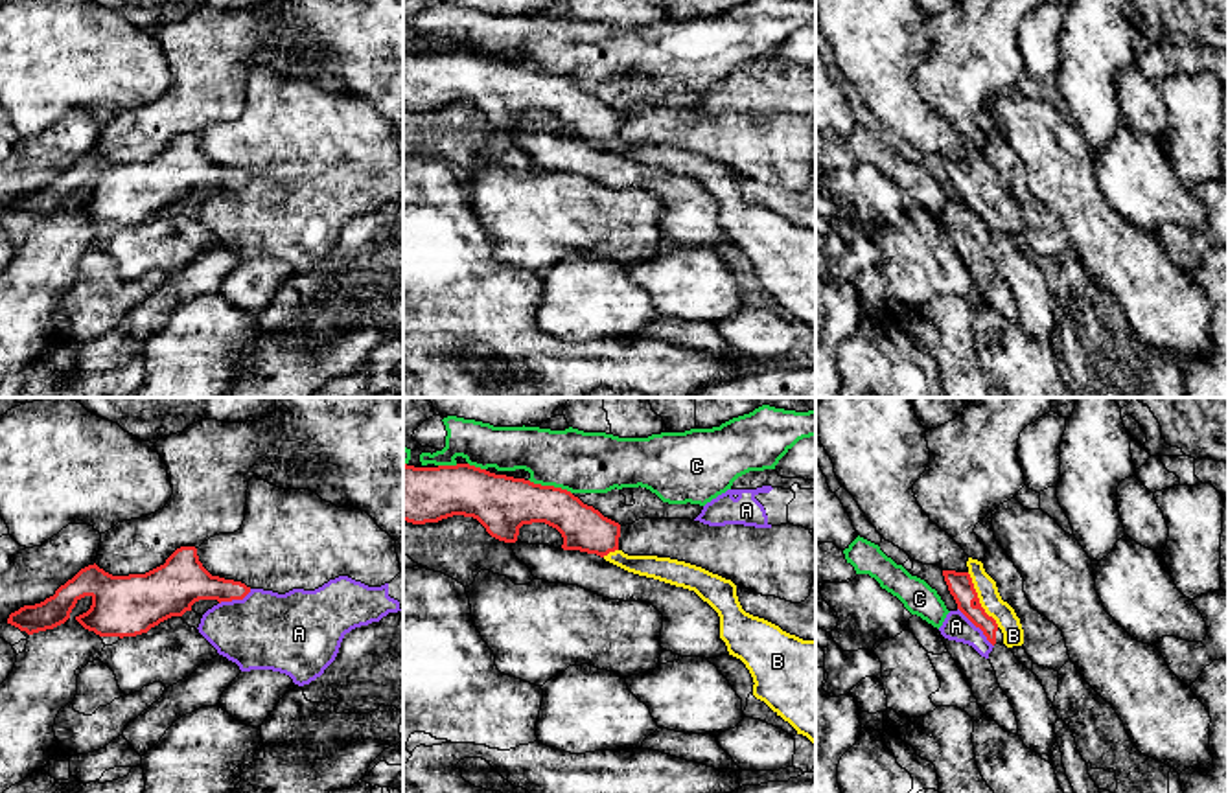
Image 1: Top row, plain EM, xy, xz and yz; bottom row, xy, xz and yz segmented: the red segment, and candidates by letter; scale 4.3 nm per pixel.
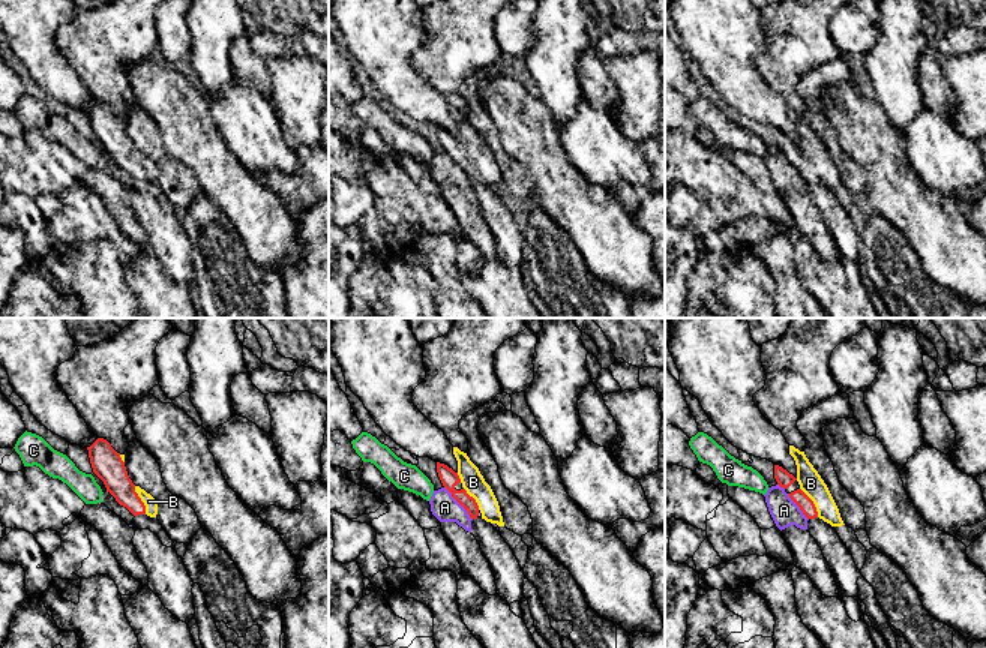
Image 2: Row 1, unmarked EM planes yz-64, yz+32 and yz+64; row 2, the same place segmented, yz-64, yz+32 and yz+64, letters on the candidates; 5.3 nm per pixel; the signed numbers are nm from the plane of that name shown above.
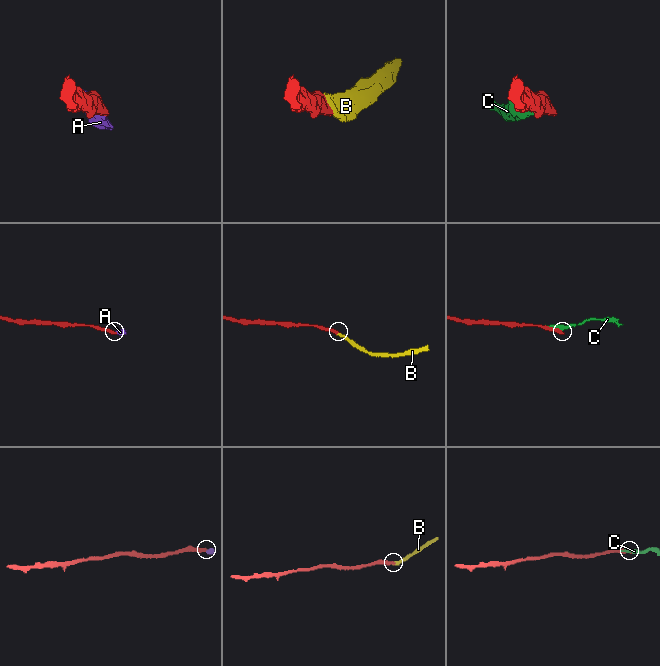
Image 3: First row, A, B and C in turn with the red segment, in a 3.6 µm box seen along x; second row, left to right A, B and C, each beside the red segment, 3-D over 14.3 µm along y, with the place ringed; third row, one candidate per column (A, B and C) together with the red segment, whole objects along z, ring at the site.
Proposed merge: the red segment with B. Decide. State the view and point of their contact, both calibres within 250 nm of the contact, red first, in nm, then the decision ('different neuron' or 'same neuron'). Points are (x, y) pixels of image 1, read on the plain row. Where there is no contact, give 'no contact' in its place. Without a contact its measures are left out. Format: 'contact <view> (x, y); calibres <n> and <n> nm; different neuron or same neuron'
contact yz (978, 188); calibres 110 and 100 nm; same neuron

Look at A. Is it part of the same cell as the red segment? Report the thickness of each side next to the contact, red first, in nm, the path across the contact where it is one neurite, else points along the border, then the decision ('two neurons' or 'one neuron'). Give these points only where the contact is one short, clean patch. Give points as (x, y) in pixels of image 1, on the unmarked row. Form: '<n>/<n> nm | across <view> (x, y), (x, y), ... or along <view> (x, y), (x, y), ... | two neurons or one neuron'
110/120 nm | along yz (958, 195), (993, 234) | two neurons

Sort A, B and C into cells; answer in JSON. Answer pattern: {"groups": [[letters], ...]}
{"groups": [["A"], ["B"], ["C"]]}

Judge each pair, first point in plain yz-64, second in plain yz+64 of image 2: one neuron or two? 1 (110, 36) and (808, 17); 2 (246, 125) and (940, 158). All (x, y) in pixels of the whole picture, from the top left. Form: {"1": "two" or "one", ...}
{"1": "one", "2": "one"}

